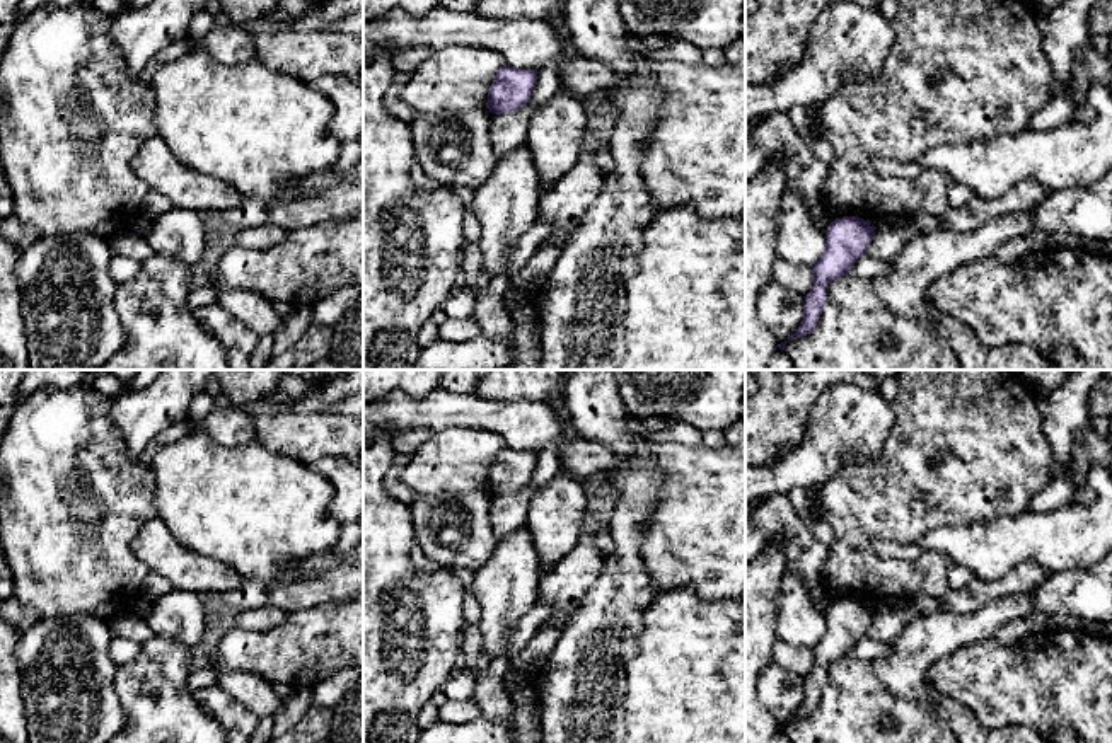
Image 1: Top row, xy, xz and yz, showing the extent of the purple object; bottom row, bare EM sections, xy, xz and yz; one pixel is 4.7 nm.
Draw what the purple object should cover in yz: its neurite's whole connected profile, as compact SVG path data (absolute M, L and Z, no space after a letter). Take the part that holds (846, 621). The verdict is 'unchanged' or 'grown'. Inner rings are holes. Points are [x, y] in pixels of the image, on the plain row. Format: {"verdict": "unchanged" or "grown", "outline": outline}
{"verdict": "unchanged", "outline": "M843 598L825 612L825 631L812 648L814 668L805 677L803 704L788 721L803 719L812 714L827 685L829 666L843 658L851 656L853 646L866 636L877 608L858 598Z"}

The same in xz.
{"verdict": "unchanged", "outline": "M505 446L495 457L488 474L488 491L493 496L522 491L537 467L537 452L518 452Z"}

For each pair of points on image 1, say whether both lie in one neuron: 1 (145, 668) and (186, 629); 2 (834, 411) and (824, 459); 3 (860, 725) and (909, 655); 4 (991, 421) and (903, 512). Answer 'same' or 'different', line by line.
1: different
2: same
3: same
4: same

